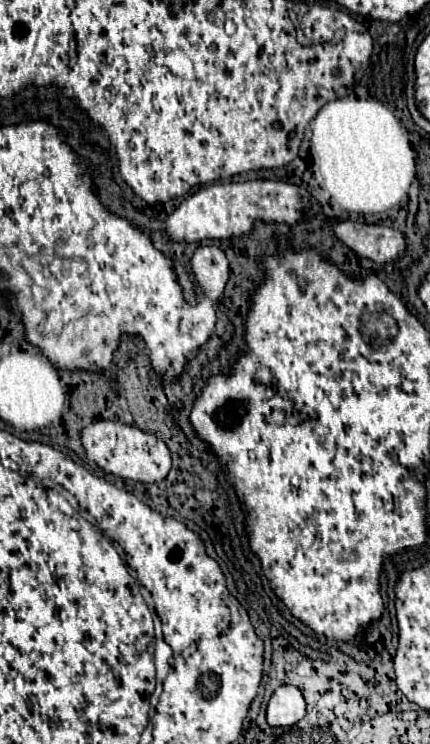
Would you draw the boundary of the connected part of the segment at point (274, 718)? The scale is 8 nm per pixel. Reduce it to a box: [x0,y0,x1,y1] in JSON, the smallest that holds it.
[266,686,306,726]

